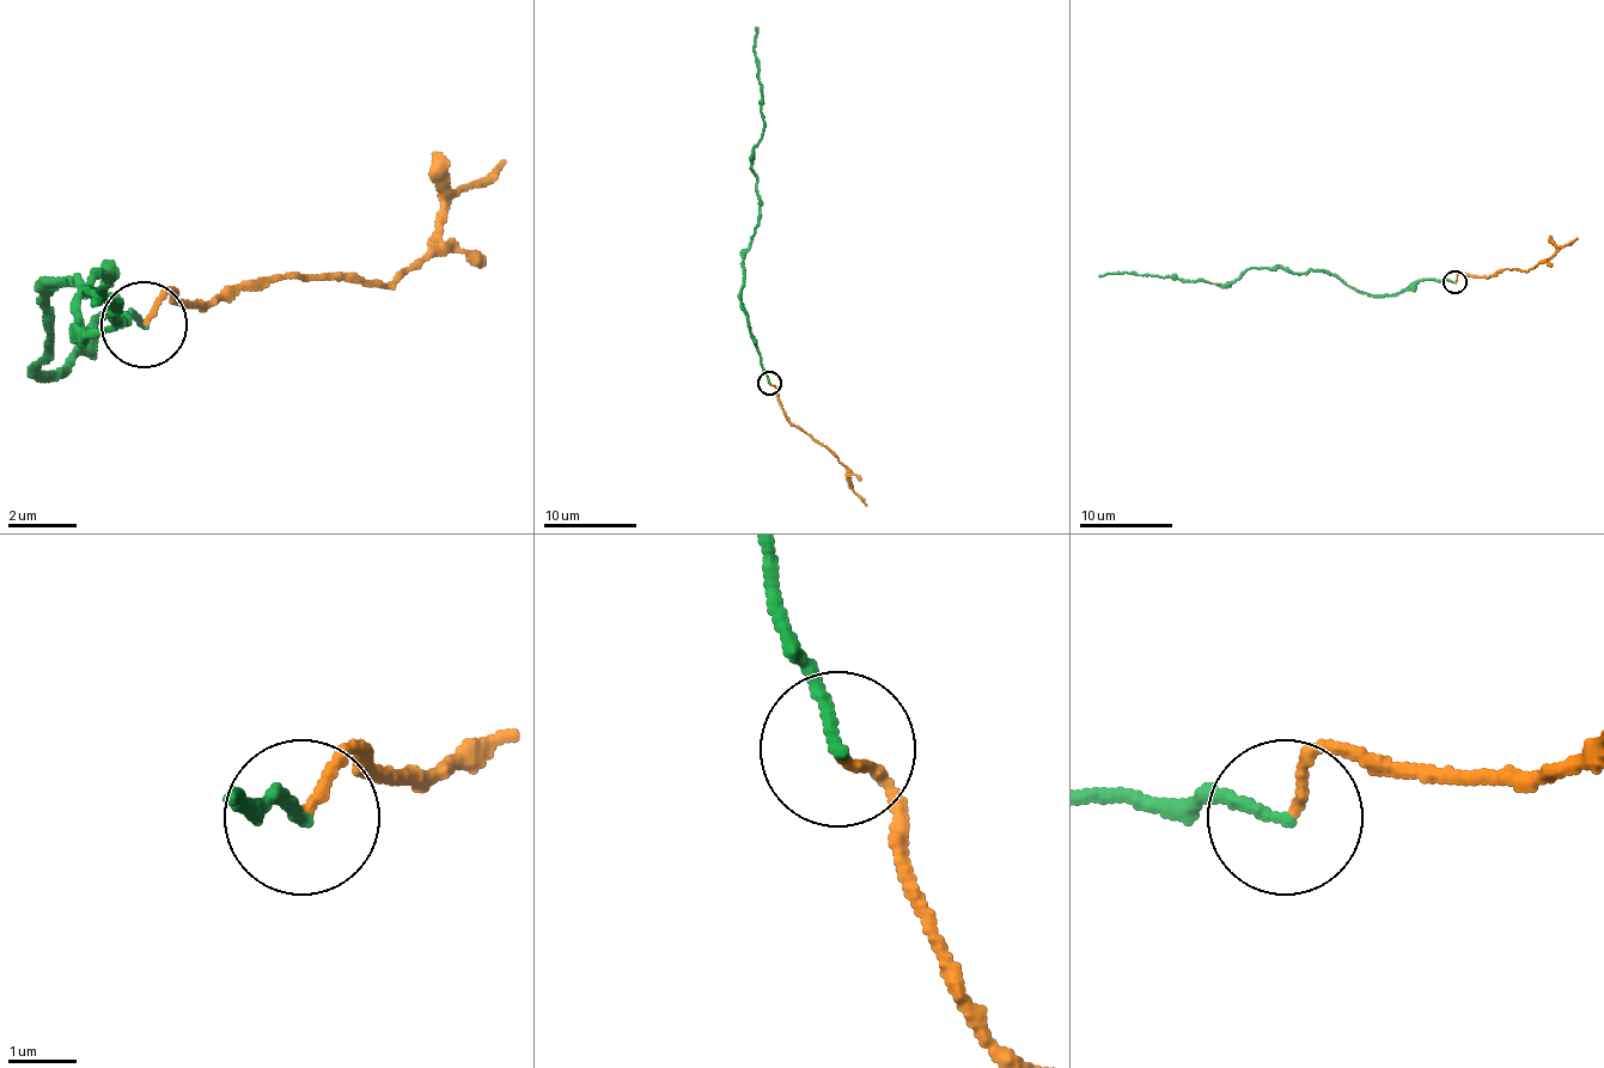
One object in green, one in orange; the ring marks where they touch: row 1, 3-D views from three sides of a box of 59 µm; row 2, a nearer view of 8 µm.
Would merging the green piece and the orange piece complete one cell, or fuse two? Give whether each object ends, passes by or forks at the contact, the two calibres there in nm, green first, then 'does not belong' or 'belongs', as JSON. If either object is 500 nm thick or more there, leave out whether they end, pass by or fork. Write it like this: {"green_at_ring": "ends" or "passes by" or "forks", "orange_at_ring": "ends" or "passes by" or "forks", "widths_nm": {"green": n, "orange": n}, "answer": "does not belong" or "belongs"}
{"green_at_ring": "ends", "orange_at_ring": "ends", "widths_nm": {"green": 160, "orange": 130}, "answer": "belongs"}

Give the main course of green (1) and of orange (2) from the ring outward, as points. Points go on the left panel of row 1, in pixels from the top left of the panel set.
1: (141, 322), (107, 313), (38, 374), (47, 297), (107, 270), (81, 313), (124, 322), (90, 305)
2: (141, 322), (168, 288), (201, 305), (279, 279), (400, 279), (434, 244), (434, 219), (504, 158)

